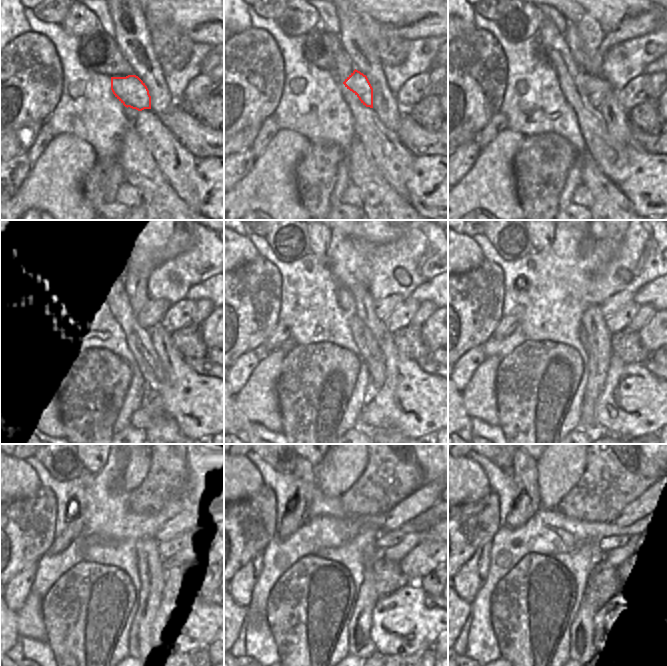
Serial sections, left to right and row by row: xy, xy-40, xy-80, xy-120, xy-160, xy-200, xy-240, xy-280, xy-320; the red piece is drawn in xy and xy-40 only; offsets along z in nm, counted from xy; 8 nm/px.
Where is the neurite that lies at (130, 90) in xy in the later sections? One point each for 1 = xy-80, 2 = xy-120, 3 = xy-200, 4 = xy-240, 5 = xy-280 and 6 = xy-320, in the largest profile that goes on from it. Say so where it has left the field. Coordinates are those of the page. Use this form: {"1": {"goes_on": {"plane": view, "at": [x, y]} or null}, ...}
{"1": {"goes_on": {"plane": "xy-80", "at": [595, 87]}}, "2": {"goes_on": {"plane": "xy-120", "at": [154, 310]}}, "3": {"goes_on": {"plane": "xy-200", "at": [617, 301]}}, "4": {"goes_on": {"plane": "xy-240", "at": [179, 511]}}, "5": {"goes_on": {"plane": "xy-280", "at": [426, 496]}}, "6": {"goes_on": {"plane": "xy-320", "at": [649, 496]}}}

